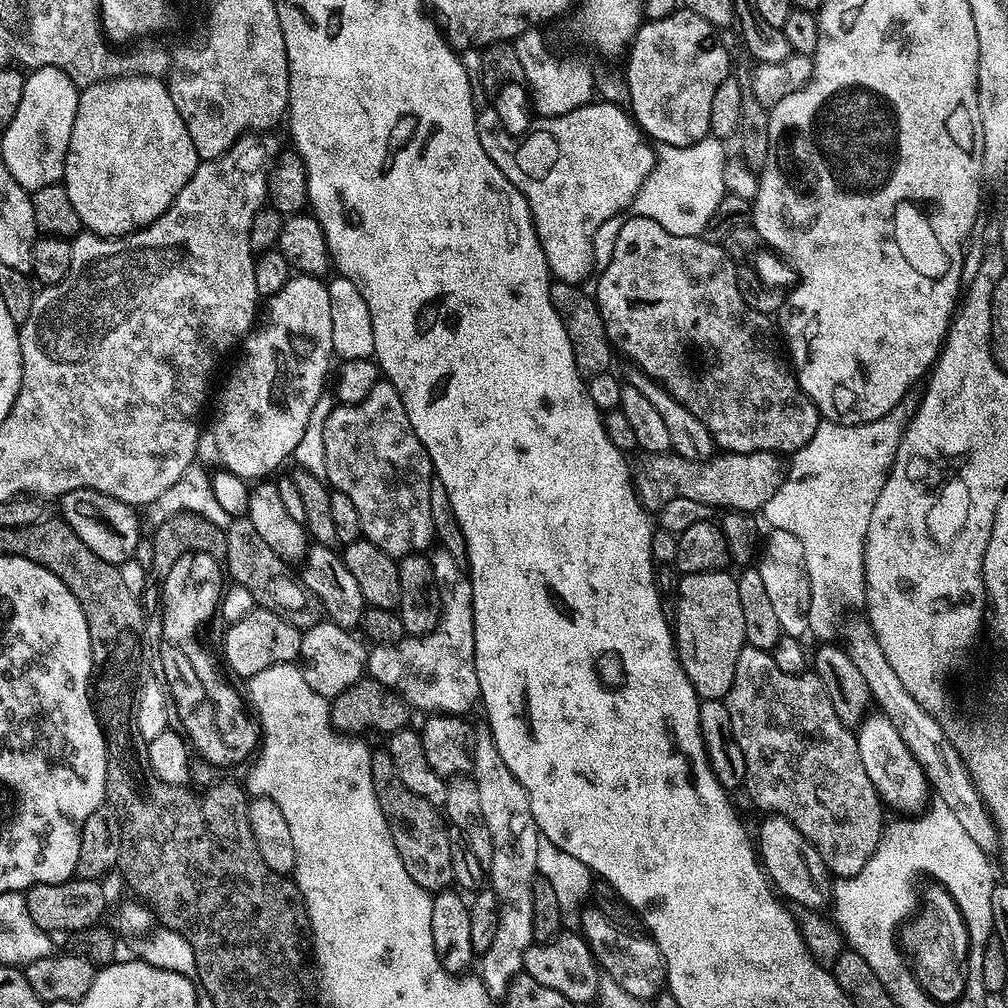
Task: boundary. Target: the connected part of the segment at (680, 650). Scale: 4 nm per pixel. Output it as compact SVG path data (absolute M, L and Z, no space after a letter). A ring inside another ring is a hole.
M717 570L714 572L699 572L698 574L684 574L681 575L679 579L680 581L676 584L676 620L674 616L676 657L680 659L682 670L686 670L686 674L694 686L696 695L699 696L701 700L723 700L734 682L734 666L738 666L738 654L742 654L742 650L746 646L744 639L744 635L746 634L746 622L742 619L742 602L738 599L738 582L736 581L736 576L733 575L733 573L728 573L728 570Z

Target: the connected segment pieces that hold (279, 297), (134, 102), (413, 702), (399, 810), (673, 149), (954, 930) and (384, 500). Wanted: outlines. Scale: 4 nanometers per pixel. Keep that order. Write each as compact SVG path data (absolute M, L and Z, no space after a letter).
M293 275L278 294L267 297L262 308L262 319L245 336L239 353L240 361L220 392L216 413L209 424L207 421L203 425L197 457L205 465L216 464L212 466L232 472L246 482L256 482L267 477L264 476L267 472L274 471L284 459L288 460L293 455L301 441L306 424L312 412L316 411L315 403L325 391L324 379L330 376L328 356L331 352L328 285L319 276Z
M126 75L114 80L104 80L101 84L92 84L91 87L83 89L79 95L77 117L74 118L69 150L65 158L64 176L62 179L64 189L66 194L70 194L70 202L74 202L74 210L78 210L80 223L87 231L109 238L127 236L130 232L137 232L138 229L146 228L149 224L154 223L172 205L174 198L178 198L182 186L186 186L190 182L194 170L200 164L200 156L194 150L194 142L190 142L190 130L186 126L182 114L178 114L178 106L174 106L172 93L168 91L168 85L163 79Z
M437 547L430 559L434 566L434 582L438 582L440 595L440 621L426 636L405 635L396 644L378 644L368 652L367 675L376 680L385 690L397 695L409 709L416 708L423 714L464 716L480 699L478 674L474 662L474 606L472 605L472 580L461 561L450 558L446 549Z
M387 750L373 751L370 774L378 806L386 818L386 826L398 850L398 858L402 858L402 866L406 866L406 874L410 874L410 878L414 878L414 882L430 894L451 889L454 881L448 837L449 825L441 809L426 802L426 798L421 798L420 795L414 794L414 790L406 787L406 782L402 782L398 769L394 767L394 758L390 758Z
M709 134L690 146L660 144L655 149L656 164L642 190L632 203L631 211L645 216L670 234L679 236L703 236L710 214L714 214L718 202L726 195L724 190L725 145Z
M945 888L923 889L918 911L899 929L901 949L912 966L919 991L925 992L937 1005L952 1006L962 998L969 968L968 932L962 914Z
M378 383L374 386L374 390L370 390L370 394L366 394L366 398L362 398L362 402L357 404L337 403L335 408L329 411L325 418L325 454L327 483L335 491L346 494L350 502L354 502L354 510L358 510L358 522L363 539L369 540L371 544L378 546L378 550L382 550L387 556L393 558L424 554L433 547L436 531L434 530L434 518L430 514L430 482L434 478L430 454L426 454L422 442L418 442L418 434L414 434L414 426L410 426L410 418L406 418L406 406L402 406L402 398L398 398L398 390L394 390L392 384Z

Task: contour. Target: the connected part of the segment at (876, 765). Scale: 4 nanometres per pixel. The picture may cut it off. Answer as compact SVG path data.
M869 711L860 720L855 734L862 766L866 766L866 775L870 777L870 782L874 782L876 793L883 801L912 804L915 802L916 796L929 795L928 780L924 776L922 766L918 766L914 754L910 754L906 742L902 742L898 730L894 730L894 722L890 722L890 718L886 718L884 712Z

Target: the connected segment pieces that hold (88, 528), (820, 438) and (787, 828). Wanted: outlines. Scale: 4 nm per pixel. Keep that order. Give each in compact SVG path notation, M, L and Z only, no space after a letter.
M83 488L82 490L70 490L65 496L59 497L59 515L106 562L117 566L133 559L135 547L142 537L140 524L141 517L136 517L137 509L126 502L118 502L118 498L110 498L110 494L102 494L98 490Z
M901 406L890 410L882 418L878 418L874 422L866 422L865 424L835 424L829 420L824 420L818 426L818 430L814 430L814 438L810 438L810 442L806 442L806 446L799 448L797 452L791 453L790 460L792 465L787 465L786 471L783 473L780 485L771 496L762 509L762 516L768 519L767 527L769 529L777 528L778 530L788 530L791 534L802 542L802 547L806 556L806 570L808 571L810 584L810 608L809 608L809 628L808 631L812 636L817 636L817 641L832 642L841 635L842 629L845 627L846 621L849 619L848 612L852 612L855 608L863 609L866 604L868 587L864 581L864 539L868 533L870 526L870 514L874 510L874 502L878 502L878 494L882 490L882 486L888 477L888 471L892 469L892 463L896 457L896 451L900 445L900 439L904 437L904 429L910 419L910 412L907 407Z
M768 814L764 817L760 824L760 840L758 836L758 855L772 887L793 905L804 904L800 906L812 910L827 905L830 900L830 873L818 850L814 850L812 843L785 816Z

